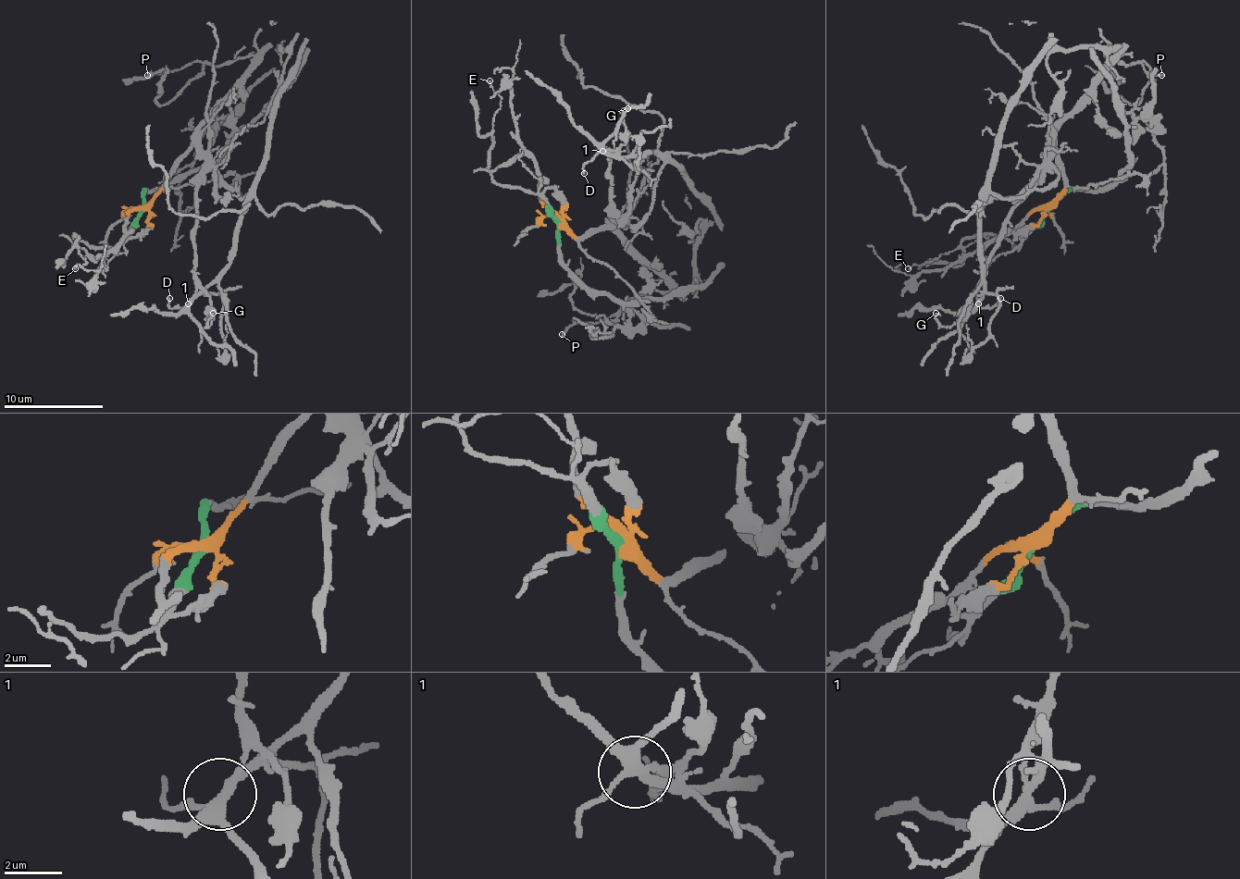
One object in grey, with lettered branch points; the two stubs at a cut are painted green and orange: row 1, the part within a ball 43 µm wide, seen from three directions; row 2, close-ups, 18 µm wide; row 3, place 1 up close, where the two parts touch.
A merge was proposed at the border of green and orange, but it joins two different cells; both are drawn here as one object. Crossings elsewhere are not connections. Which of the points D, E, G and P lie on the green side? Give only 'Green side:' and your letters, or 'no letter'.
Green side: E

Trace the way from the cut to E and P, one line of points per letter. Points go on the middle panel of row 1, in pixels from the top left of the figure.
E: (559, 221), (551, 209), (534, 194), (502, 186), (491, 177), (489, 162), (491, 125), (499, 105), (489, 80)
P: (559, 221), (574, 236), (611, 229), (667, 286), (665, 290), (630, 298), (608, 317), (574, 323), (561, 335)

